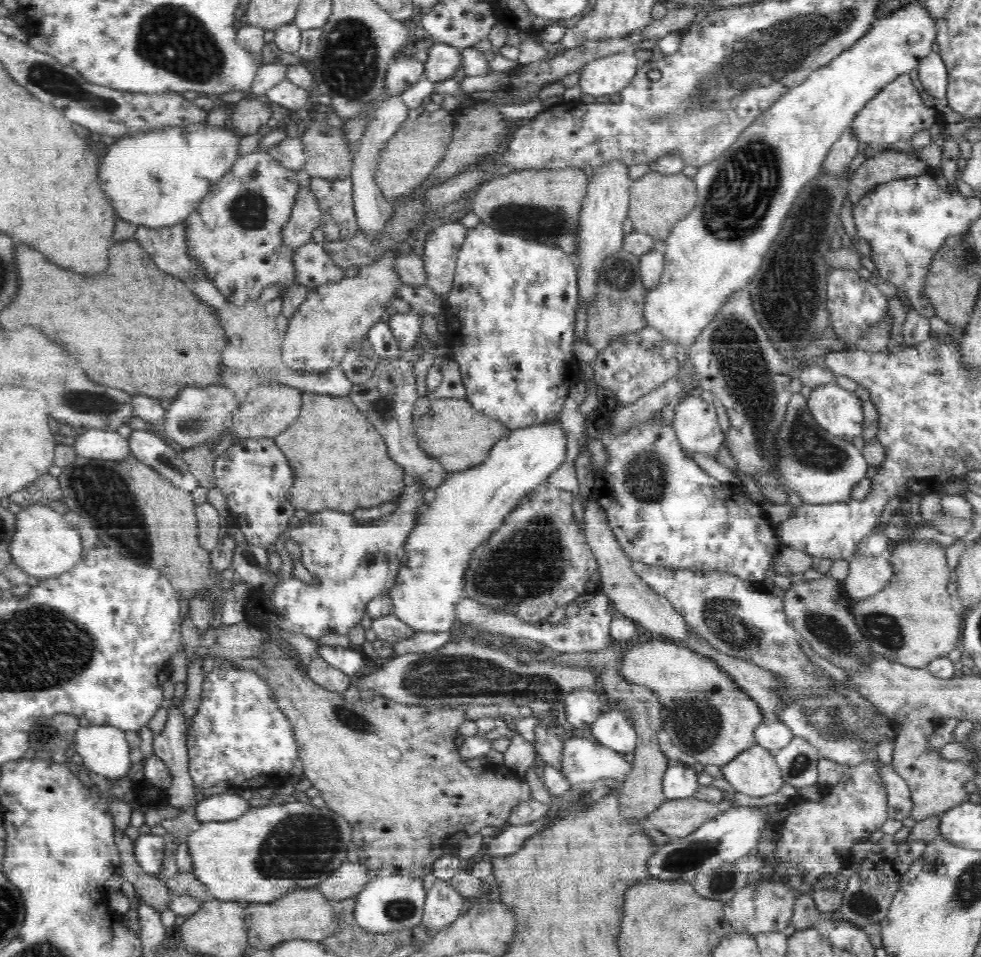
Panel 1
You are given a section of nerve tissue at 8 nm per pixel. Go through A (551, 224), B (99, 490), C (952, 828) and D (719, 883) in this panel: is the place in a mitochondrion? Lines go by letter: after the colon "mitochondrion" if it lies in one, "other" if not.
A: mitochondrion
B: mitochondrion
C: other
D: mitochondrion

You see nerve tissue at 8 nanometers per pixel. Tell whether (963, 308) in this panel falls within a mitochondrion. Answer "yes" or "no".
no

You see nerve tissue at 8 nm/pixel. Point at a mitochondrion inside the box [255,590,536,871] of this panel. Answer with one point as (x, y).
(357, 722)

